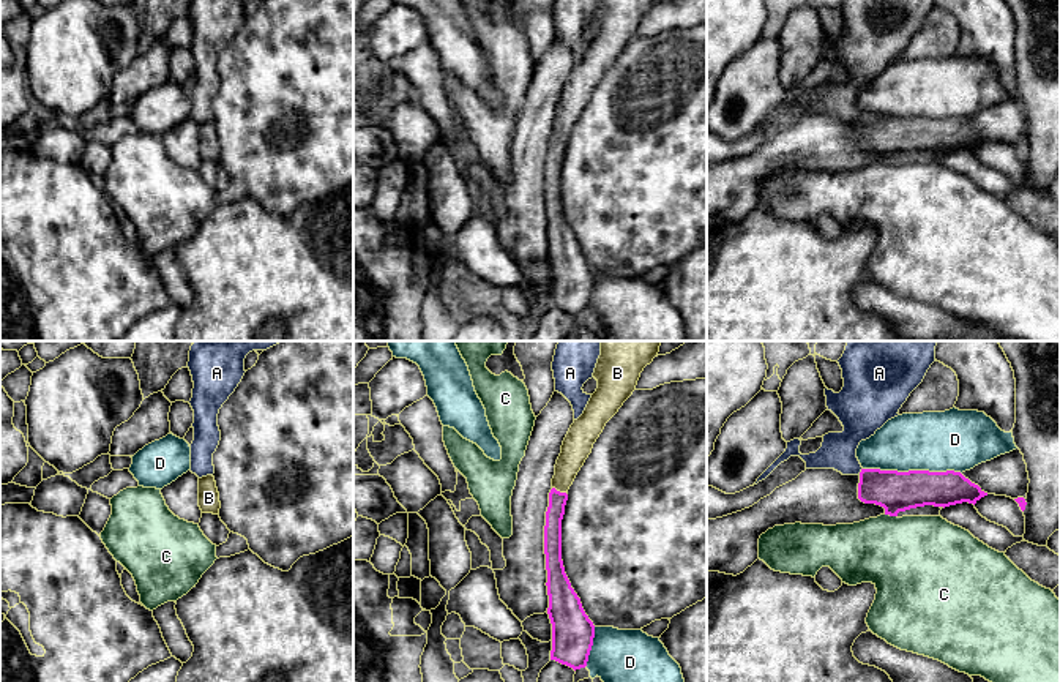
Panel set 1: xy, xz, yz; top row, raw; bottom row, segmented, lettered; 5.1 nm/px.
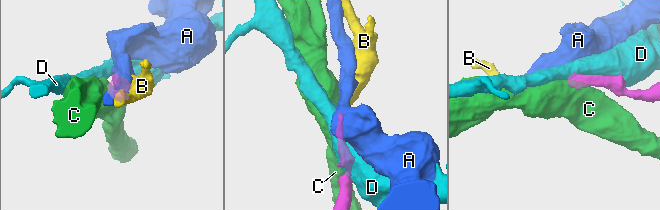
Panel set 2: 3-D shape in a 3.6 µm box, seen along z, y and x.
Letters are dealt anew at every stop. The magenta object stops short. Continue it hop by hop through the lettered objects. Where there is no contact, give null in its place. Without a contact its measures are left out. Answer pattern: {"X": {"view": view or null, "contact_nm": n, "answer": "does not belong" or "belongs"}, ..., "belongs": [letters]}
{"A": {"view": "yz", "contact_nm": 40, "answer": "does not belong"}, "B": {"view": "xz", "contact_nm": 80, "answer": "belongs"}, "C": {"view": "yz", "contact_nm": 70, "answer": "does not belong"}, "D": {"view": "yz", "contact_nm": 500, "answer": "does not belong"}, "belongs": ["B"]}

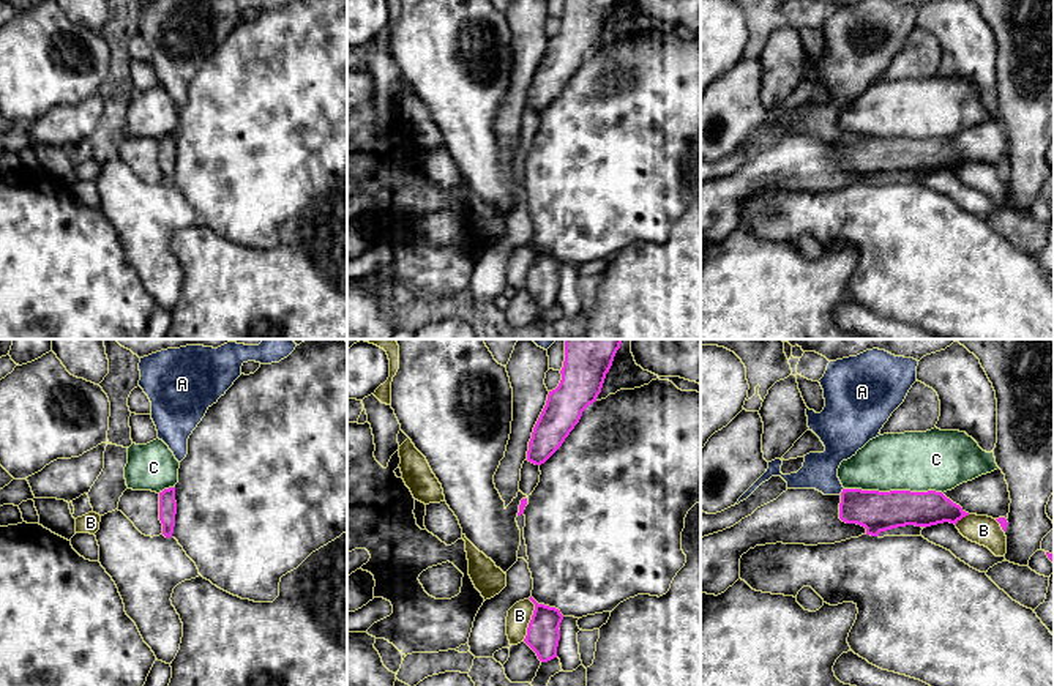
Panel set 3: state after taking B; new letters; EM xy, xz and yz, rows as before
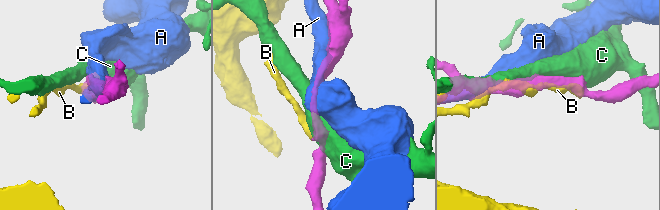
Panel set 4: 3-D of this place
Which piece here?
{"A": {"view": "yz", "contact_nm": 40, "answer": "does not belong"}, "B": {"view": "xz", "contact_nm": 220, "answer": "does not belong"}, "C": {"view": "yz", "contact_nm": 500, "answer": "does not belong"}, "belongs": []}

